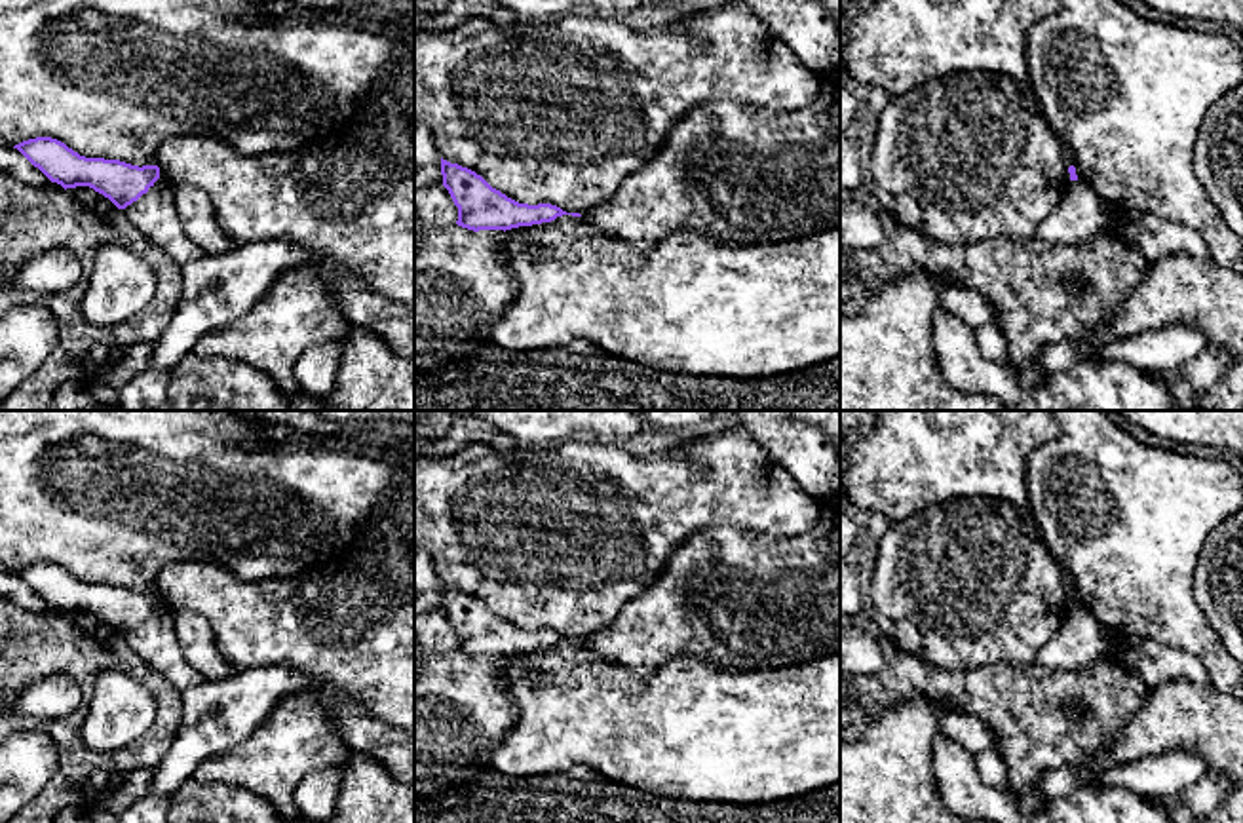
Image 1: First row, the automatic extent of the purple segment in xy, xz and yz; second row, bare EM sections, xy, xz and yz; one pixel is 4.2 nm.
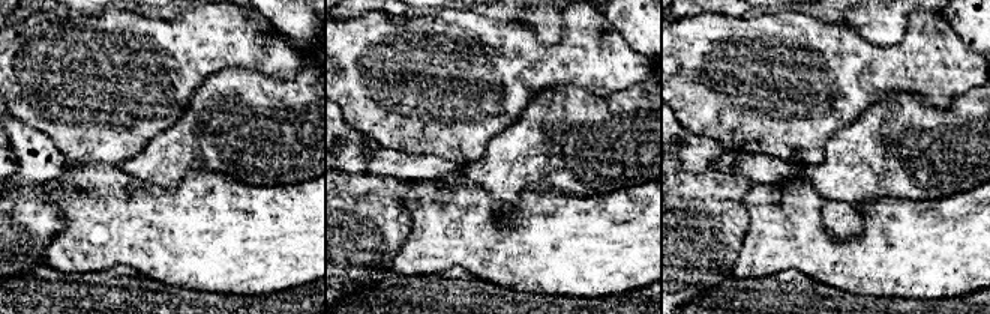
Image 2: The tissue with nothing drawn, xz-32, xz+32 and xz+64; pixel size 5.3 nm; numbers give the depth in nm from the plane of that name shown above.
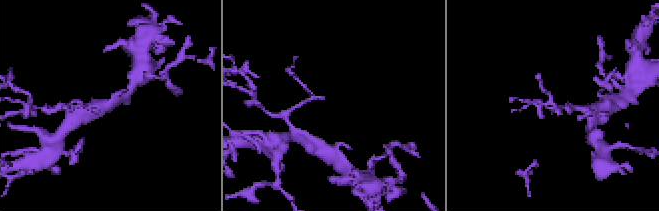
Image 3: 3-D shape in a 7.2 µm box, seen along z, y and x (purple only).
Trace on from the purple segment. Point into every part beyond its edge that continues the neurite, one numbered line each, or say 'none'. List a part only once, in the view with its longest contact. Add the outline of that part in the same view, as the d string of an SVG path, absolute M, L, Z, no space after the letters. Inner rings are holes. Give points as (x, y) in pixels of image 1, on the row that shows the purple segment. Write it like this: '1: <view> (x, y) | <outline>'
none

